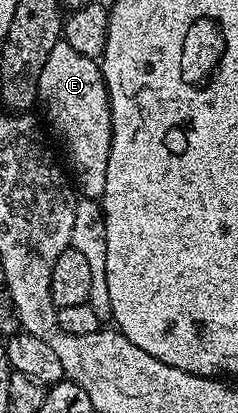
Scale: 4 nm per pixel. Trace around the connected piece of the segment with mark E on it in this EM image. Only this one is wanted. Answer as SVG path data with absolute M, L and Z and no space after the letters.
M62 39L46 58L46 67L42 67L42 75L38 79L38 91L39 104L44 104L44 113L57 139L64 144L64 153L68 156L67 168L79 196L103 198L106 191L106 163L110 159L112 142L112 116L99 64L93 58L74 51L74 47Z

